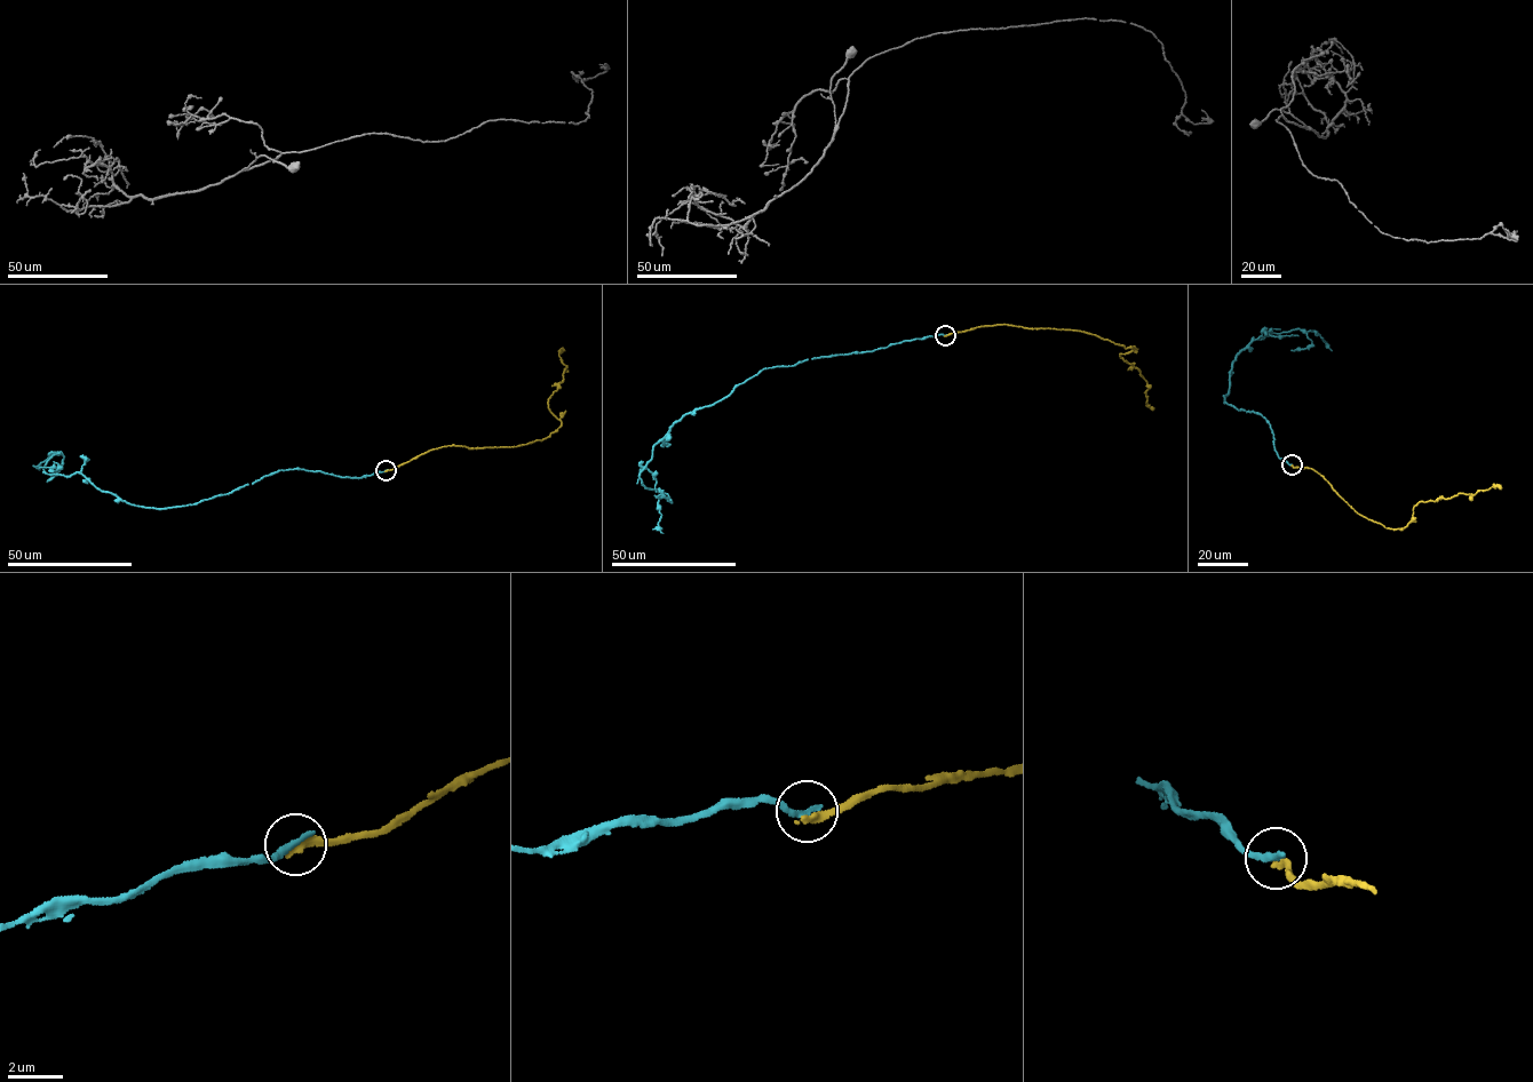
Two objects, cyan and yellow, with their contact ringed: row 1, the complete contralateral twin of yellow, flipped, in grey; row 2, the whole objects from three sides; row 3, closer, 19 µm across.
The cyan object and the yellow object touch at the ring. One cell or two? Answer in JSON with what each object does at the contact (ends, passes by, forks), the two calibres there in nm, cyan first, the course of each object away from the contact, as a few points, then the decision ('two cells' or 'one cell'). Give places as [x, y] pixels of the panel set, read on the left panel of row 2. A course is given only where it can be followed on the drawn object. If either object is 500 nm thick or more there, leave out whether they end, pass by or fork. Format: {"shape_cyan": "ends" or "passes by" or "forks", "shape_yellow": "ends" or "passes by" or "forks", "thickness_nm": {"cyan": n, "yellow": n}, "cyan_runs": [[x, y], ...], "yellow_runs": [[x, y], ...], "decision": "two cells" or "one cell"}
{"shape_cyan": "ends", "shape_yellow": "ends", "thickness_nm": {"cyan": 280, "yellow": 300}, "cyan_runs": [[387, 470], [277, 470], [158, 508], [80, 472], [42, 471], [55, 452], [39, 470]], "yellow_runs": [[387, 470], [450, 445], [515, 446], [548, 437], [562, 423], [547, 403], [563, 378], [564, 351]], "decision": "two cells"}

